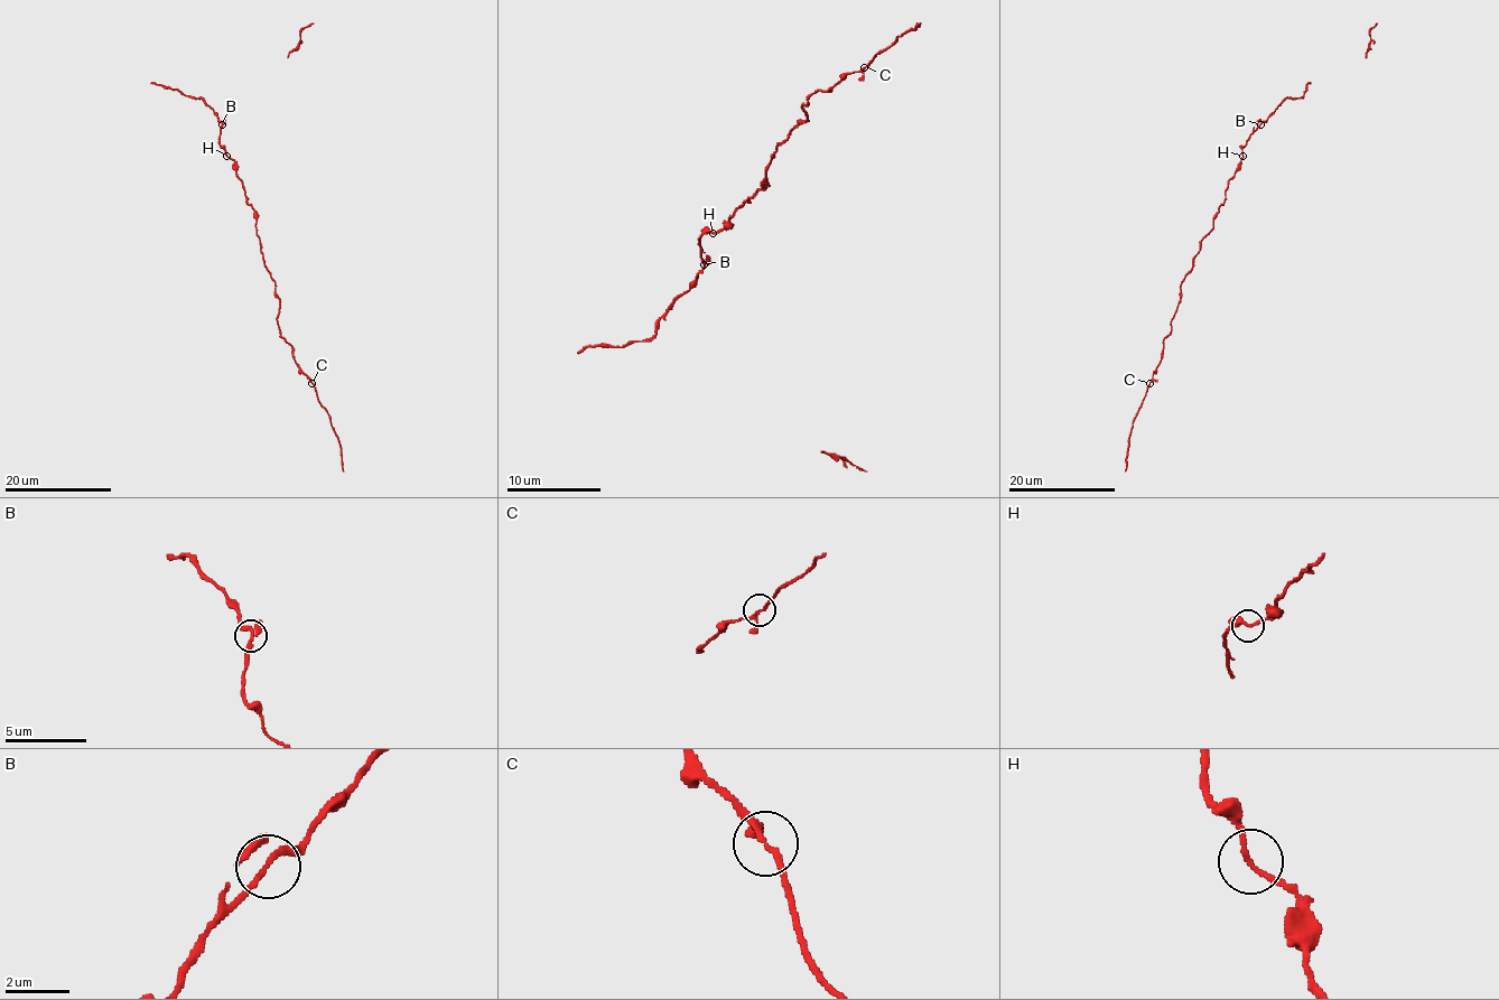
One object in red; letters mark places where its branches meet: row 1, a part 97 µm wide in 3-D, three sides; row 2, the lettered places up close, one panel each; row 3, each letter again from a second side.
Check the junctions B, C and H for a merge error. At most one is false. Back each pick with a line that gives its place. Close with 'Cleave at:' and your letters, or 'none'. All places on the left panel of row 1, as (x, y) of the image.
Cleave at: none

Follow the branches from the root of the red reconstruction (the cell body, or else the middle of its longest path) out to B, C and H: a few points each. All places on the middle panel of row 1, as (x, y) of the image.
B: (753, 195), (729, 218), (726, 229), (715, 233), (708, 231), (700, 237), (703, 263)
C: (753, 195), (762, 188), (776, 148), (807, 120), (802, 105), (864, 67)
H: (753, 195), (729, 218), (726, 229), (713, 233)

